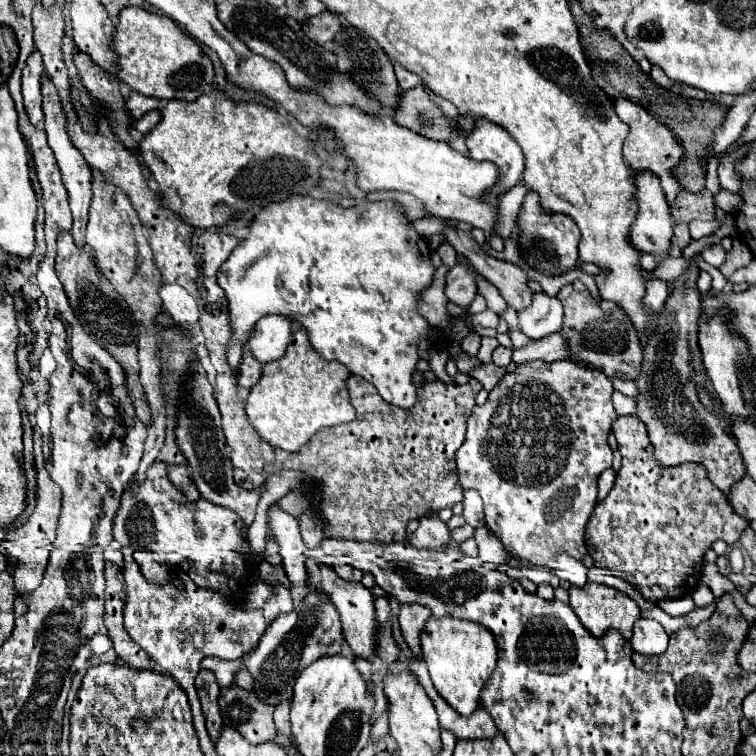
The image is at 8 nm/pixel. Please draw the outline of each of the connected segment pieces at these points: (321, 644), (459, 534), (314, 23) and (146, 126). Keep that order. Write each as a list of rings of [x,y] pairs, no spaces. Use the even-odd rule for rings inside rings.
[[[310,593],[304,601],[294,605],[292,613],[274,619],[260,637],[258,647],[244,659],[244,667],[254,677],[254,695],[272,707],[290,701],[286,699],[286,691],[292,691],[296,675],[300,675],[308,663],[320,659],[320,655],[338,655],[342,641],[342,627],[332,601],[324,593]]]
[[[462,525],[462,527],[450,531],[450,537],[452,537],[454,543],[462,543],[462,541],[466,541],[466,539],[472,537],[472,535],[474,535],[474,529],[472,529],[470,525]]]
[[[322,11],[320,15],[308,17],[302,23],[302,27],[304,27],[304,33],[308,35],[308,39],[312,39],[312,41],[316,41],[316,43],[322,45],[322,43],[334,39],[334,35],[340,29],[340,21],[338,21],[338,15],[336,13]]]
[[[150,111],[150,113],[144,113],[136,123],[134,123],[134,127],[140,131],[140,133],[148,133],[156,123],[160,121],[160,111]]]

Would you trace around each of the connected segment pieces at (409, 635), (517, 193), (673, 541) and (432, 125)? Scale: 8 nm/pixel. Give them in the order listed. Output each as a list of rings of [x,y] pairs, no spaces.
[[[404,603],[400,607],[400,627],[402,627],[402,637],[404,641],[408,643],[408,647],[422,659],[420,655],[420,633],[422,633],[422,627],[426,623],[426,619],[430,617],[432,613],[428,611],[428,607],[420,605],[420,603]]]
[[[518,183],[506,195],[502,195],[498,201],[498,225],[494,227],[494,233],[500,235],[504,241],[510,237],[510,233],[516,225],[516,215],[518,215],[522,201],[524,201],[526,191],[528,191],[526,185]]]
[[[618,417],[612,423],[612,433],[618,441],[622,455],[622,469],[616,475],[616,483],[608,497],[598,503],[586,525],[586,547],[594,559],[594,567],[618,569],[634,575],[640,581],[640,595],[650,603],[660,603],[668,599],[680,599],[694,593],[700,571],[704,565],[704,553],[712,547],[716,539],[726,541],[728,545],[736,543],[742,531],[748,527],[748,521],[730,507],[726,495],[708,481],[706,469],[696,463],[686,463],[672,469],[662,469],[654,461],[654,449],[648,439],[648,431],[642,421],[636,417]]]
[[[420,85],[402,93],[400,107],[394,111],[394,121],[428,139],[448,143],[452,149],[464,155],[468,153],[464,141],[472,127],[472,119],[460,117],[460,133],[456,135],[448,125],[448,119],[442,115],[442,111]]]

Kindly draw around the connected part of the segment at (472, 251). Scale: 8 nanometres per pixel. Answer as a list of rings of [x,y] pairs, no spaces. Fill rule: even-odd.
[[[450,229],[444,233],[448,237],[448,243],[458,253],[464,253],[470,259],[470,263],[476,267],[476,271],[498,287],[500,295],[506,299],[508,305],[512,305],[518,313],[531,305],[533,293],[528,287],[528,275],[520,265],[490,257],[464,231]]]

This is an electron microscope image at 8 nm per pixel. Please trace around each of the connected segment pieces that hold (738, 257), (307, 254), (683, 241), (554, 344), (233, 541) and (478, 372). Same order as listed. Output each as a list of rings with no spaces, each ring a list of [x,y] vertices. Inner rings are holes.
[[[734,237],[732,243],[734,245],[726,253],[726,261],[720,267],[720,271],[722,271],[724,277],[730,277],[736,269],[740,269],[740,267],[744,267],[744,265],[748,265],[752,261],[752,251],[750,251],[750,247],[740,237]]]
[[[292,195],[286,201],[262,207],[252,219],[246,239],[238,243],[218,271],[218,285],[226,293],[232,325],[232,339],[226,351],[228,365],[238,371],[242,347],[256,321],[276,313],[300,323],[308,331],[312,347],[326,361],[346,365],[352,375],[370,381],[384,401],[410,409],[416,403],[416,387],[412,383],[412,371],[418,361],[416,341],[426,337],[428,329],[426,319],[416,311],[416,301],[420,291],[432,283],[434,275],[430,249],[426,251],[428,243],[422,239],[394,201],[362,201],[352,209],[342,209],[332,201]]]
[[[678,223],[678,225],[674,225],[674,235],[672,235],[672,241],[680,247],[680,249],[684,249],[688,243],[690,243],[690,231],[688,231],[688,225],[686,223]]]
[[[552,333],[546,339],[540,341],[530,341],[526,347],[520,347],[512,353],[512,361],[516,365],[520,363],[528,363],[534,359],[542,359],[542,361],[558,361],[558,359],[574,359],[568,353],[566,341],[562,339],[560,333]]]
[[[156,461],[148,469],[146,475],[148,477],[146,477],[144,483],[130,485],[122,495],[122,503],[120,503],[120,509],[118,509],[116,519],[114,519],[116,541],[128,541],[128,547],[132,547],[132,555],[134,555],[136,563],[140,565],[142,575],[148,581],[154,581],[154,583],[160,583],[160,585],[170,581],[170,579],[178,581],[178,579],[174,579],[176,577],[174,567],[178,567],[178,569],[184,569],[198,585],[212,587],[214,591],[226,593],[226,599],[236,605],[240,601],[240,597],[246,593],[246,587],[250,585],[248,579],[252,579],[252,575],[254,575],[254,567],[246,565],[246,561],[244,561],[250,555],[244,555],[244,553],[238,551],[238,549],[248,547],[246,535],[242,533],[244,525],[240,523],[238,515],[230,509],[208,503],[206,499],[198,499],[196,503],[188,503],[184,493],[178,491],[170,483],[168,473],[166,473],[166,463]]]
[[[480,363],[468,375],[478,379],[484,385],[486,391],[492,391],[492,387],[496,387],[496,383],[504,377],[504,373],[506,371],[502,367],[498,367],[498,365],[494,365],[494,363]]]

